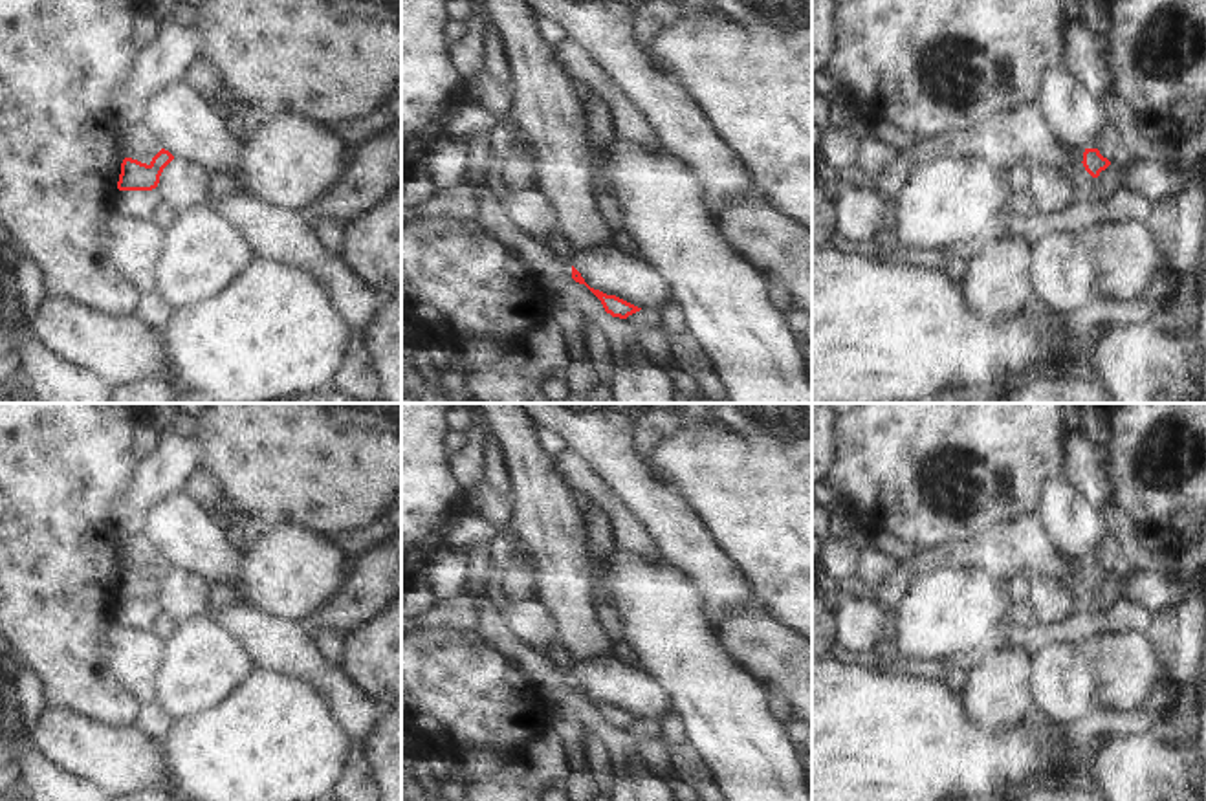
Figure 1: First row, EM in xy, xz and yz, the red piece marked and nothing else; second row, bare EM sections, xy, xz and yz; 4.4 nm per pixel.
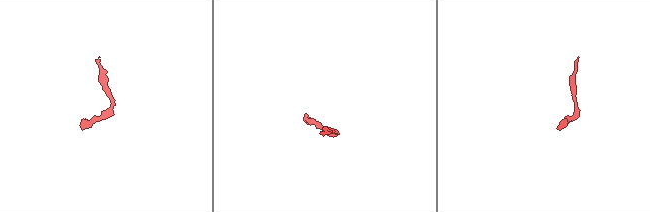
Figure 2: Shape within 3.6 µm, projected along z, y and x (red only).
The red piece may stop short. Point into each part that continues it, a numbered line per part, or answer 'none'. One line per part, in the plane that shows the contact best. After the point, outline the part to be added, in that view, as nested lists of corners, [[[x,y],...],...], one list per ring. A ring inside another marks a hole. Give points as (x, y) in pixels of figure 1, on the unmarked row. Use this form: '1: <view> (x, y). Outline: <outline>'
none

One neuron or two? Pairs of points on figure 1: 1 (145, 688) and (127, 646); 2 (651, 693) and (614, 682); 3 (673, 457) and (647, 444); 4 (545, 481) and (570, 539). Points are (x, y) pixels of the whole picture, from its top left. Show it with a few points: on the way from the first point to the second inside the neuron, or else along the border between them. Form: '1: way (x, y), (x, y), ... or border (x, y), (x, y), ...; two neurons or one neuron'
1: way (142, 677), (134, 657); one neuron
2: way (642, 693), (624, 686); one neuron
3: border (686, 422), (649, 460); two neurons
4: way (545, 495), (545, 514), (556, 525); one neuron

